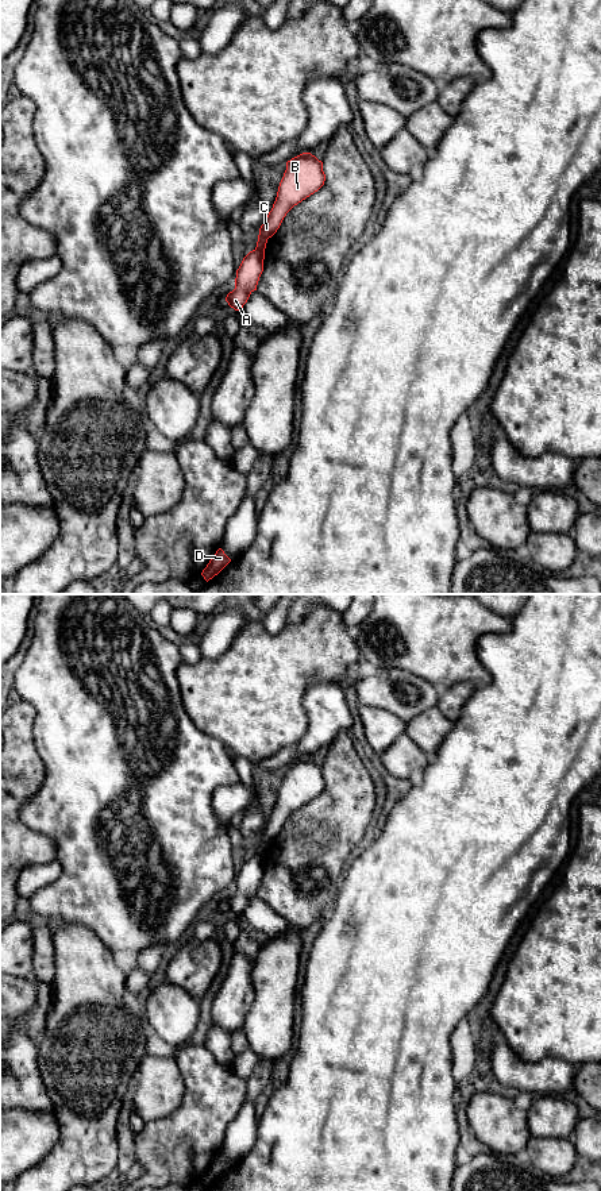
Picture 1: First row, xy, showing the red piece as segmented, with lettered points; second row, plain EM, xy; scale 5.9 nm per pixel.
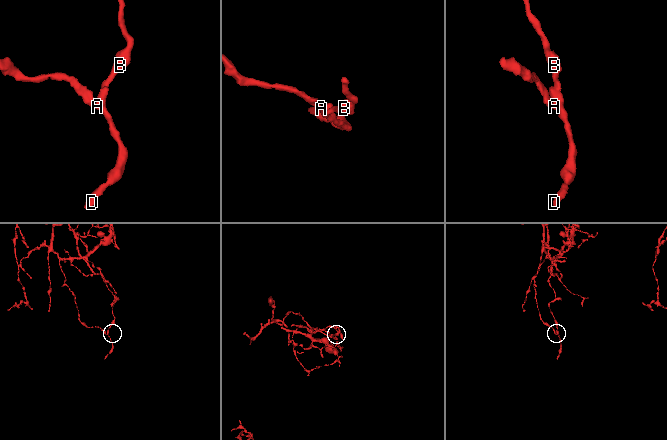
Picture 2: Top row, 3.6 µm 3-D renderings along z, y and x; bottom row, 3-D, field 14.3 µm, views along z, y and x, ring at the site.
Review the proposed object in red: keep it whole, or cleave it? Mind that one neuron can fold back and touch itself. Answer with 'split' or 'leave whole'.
split

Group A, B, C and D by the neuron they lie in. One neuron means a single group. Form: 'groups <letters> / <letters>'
groups A D / B C

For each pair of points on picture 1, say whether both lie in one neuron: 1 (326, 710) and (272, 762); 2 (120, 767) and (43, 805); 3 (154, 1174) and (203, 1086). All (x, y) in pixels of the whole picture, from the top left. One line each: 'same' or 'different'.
1: same
2: same
3: same

